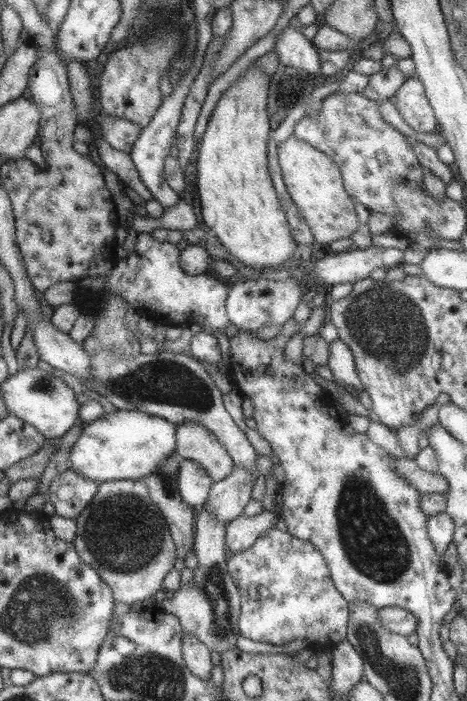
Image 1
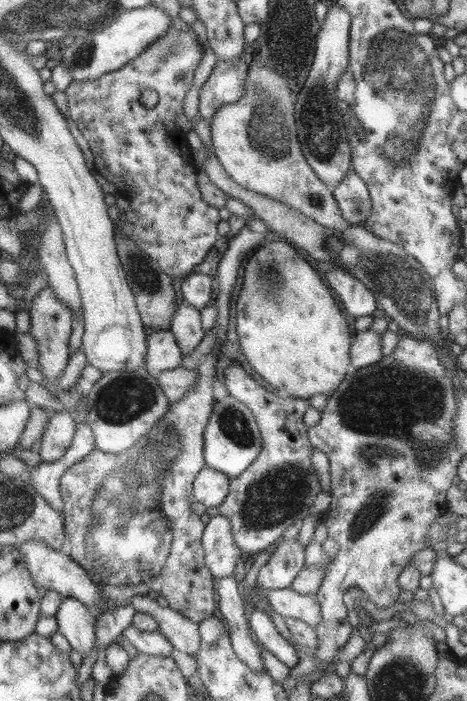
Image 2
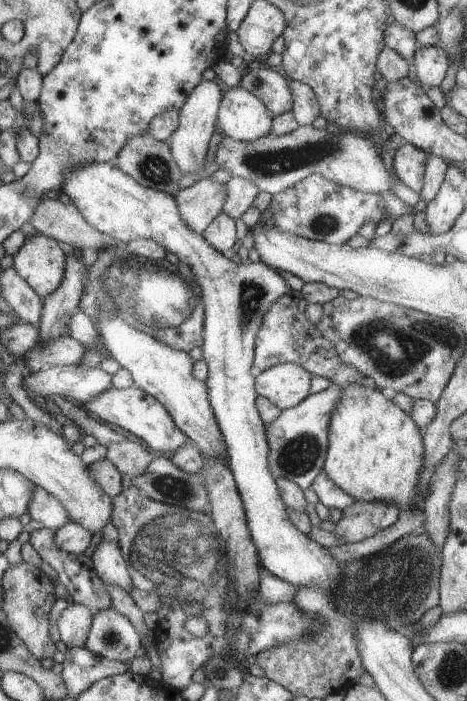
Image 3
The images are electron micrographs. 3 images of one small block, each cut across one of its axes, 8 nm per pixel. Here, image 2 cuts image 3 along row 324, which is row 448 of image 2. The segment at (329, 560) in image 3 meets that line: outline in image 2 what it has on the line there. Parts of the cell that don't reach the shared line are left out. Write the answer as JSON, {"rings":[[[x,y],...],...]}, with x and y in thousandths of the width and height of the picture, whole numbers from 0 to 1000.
{"rings":[[[463,531],[458,582],[437,612],[437,650],[443,666],[475,673],[493,685],[520,676],[559,643],[563,628],[544,591],[480,553],[480,534]]]}

